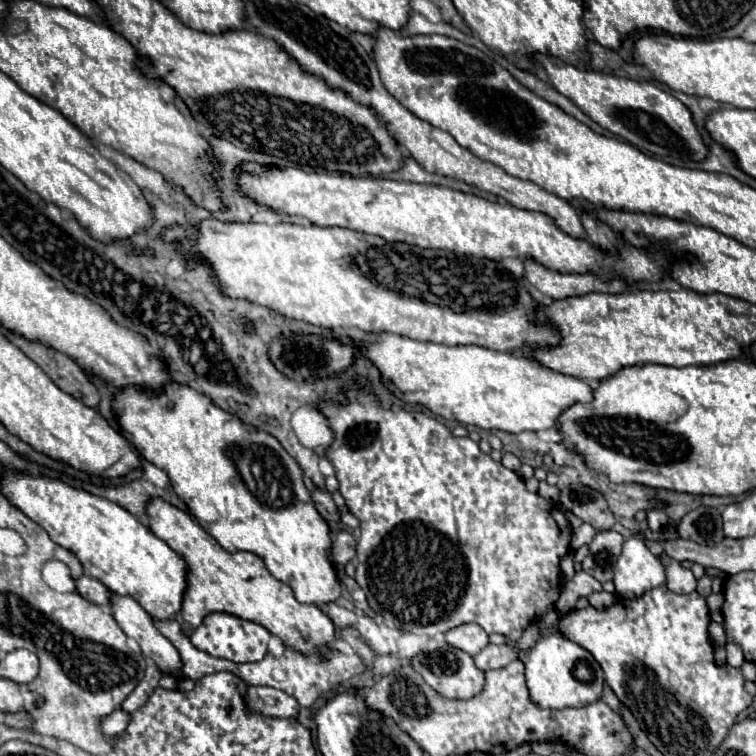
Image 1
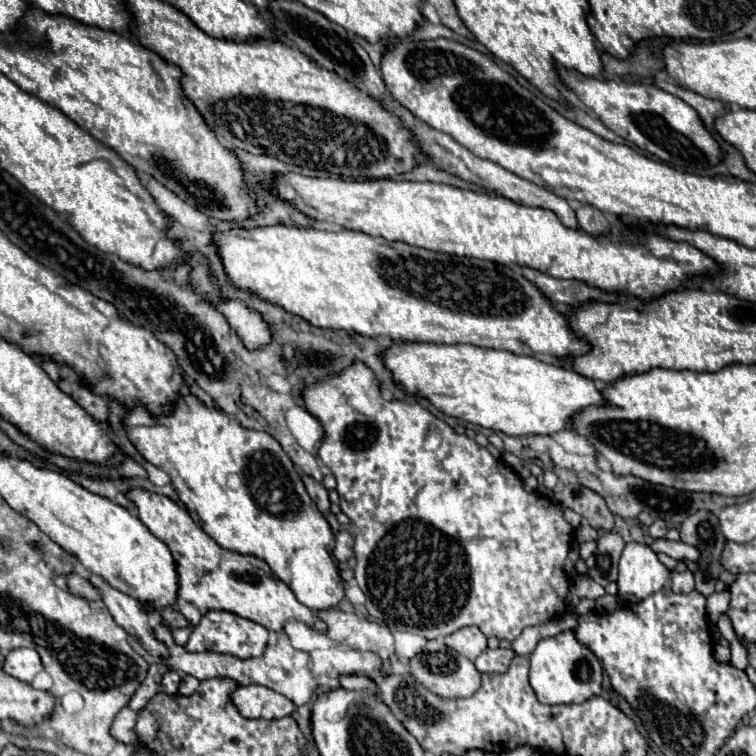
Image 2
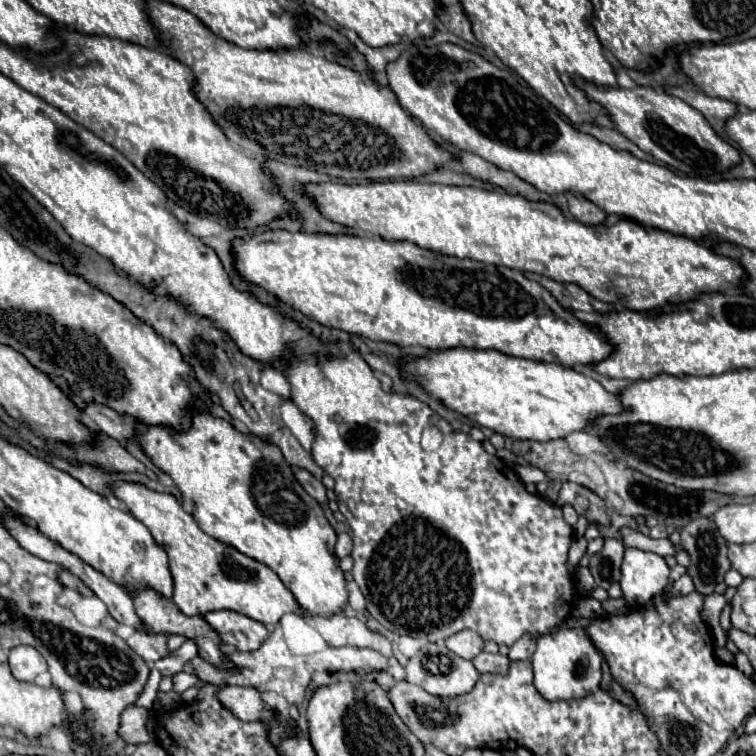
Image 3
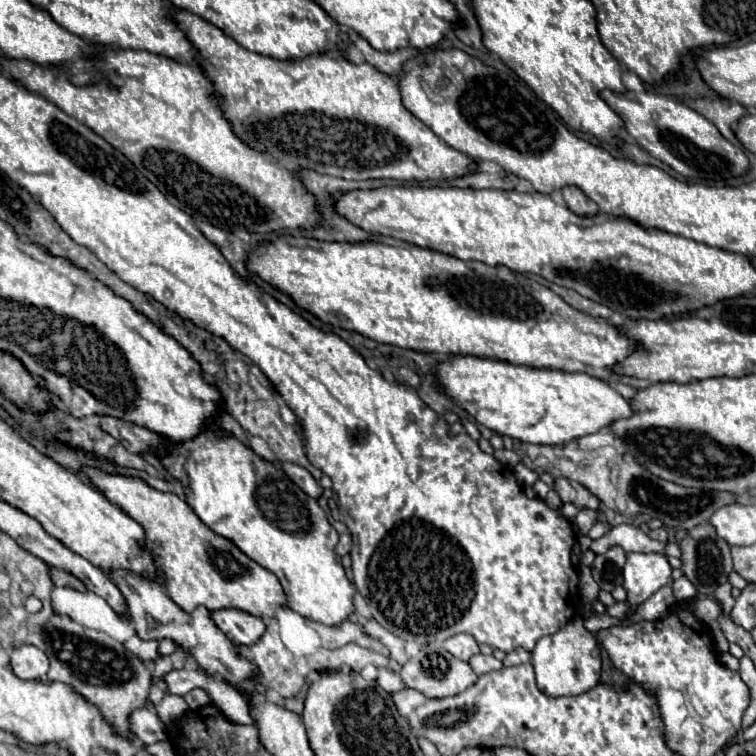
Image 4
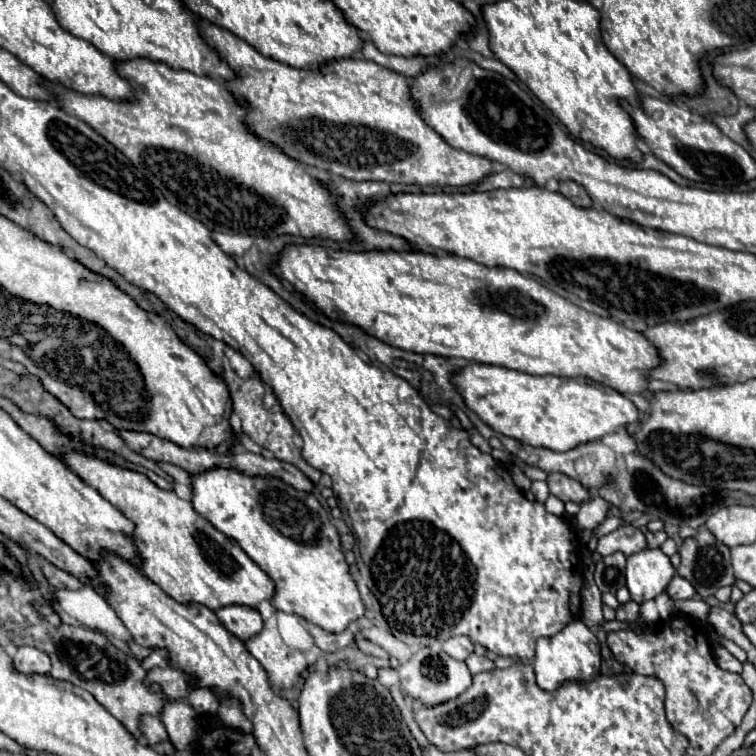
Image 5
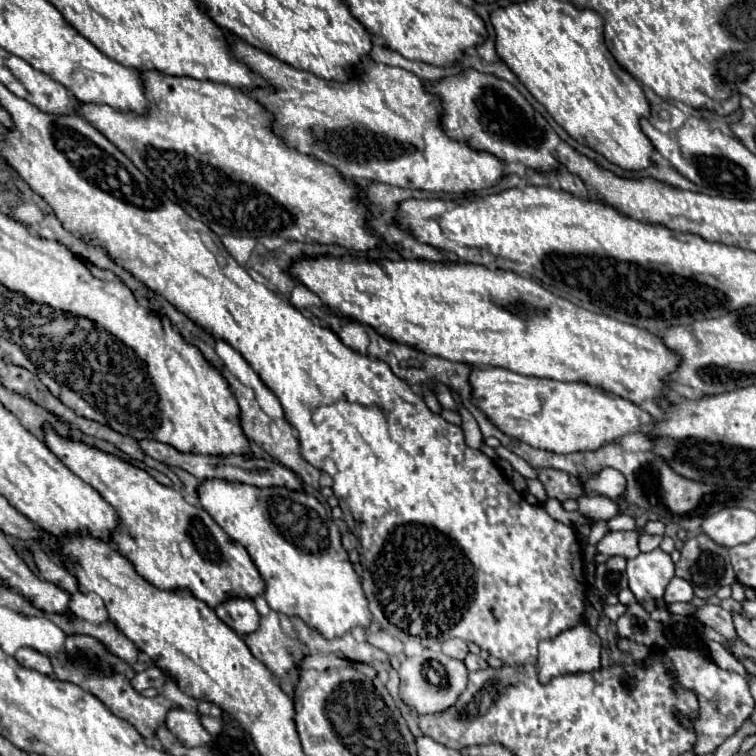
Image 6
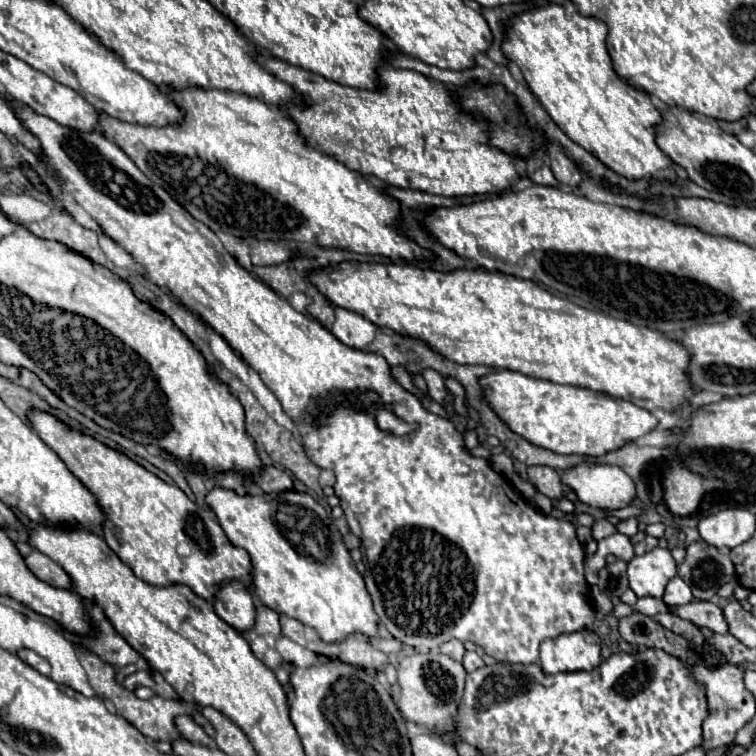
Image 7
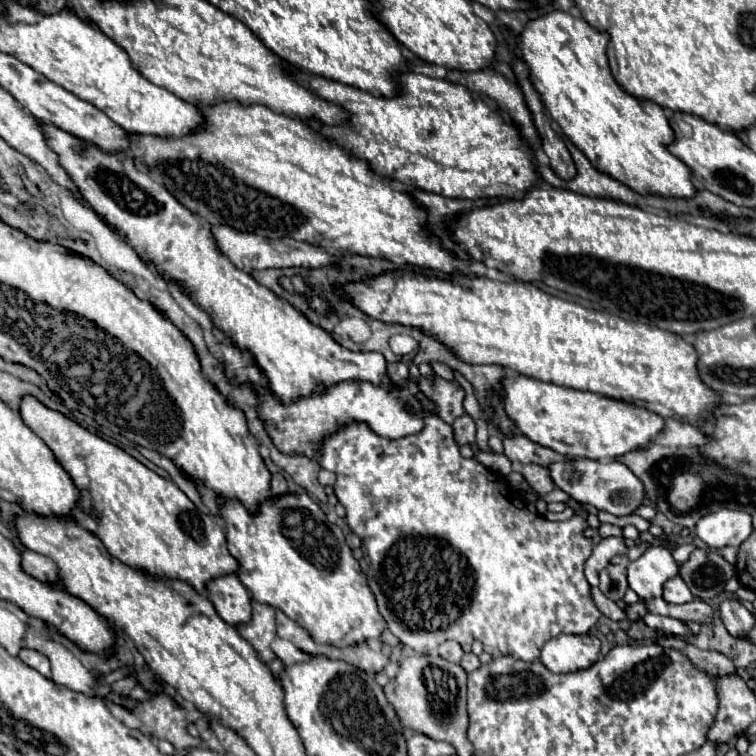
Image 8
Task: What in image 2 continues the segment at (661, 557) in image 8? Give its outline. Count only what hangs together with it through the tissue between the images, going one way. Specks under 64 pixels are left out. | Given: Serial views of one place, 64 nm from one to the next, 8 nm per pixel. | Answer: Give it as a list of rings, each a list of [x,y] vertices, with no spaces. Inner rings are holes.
[[[628,542],[624,546],[616,580],[622,600],[640,602],[666,586],[668,578],[668,568],[656,558],[650,546],[640,542]]]

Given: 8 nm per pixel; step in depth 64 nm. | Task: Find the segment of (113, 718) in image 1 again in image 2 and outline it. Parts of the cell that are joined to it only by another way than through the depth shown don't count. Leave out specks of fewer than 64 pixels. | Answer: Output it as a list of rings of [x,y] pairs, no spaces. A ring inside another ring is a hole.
[[[122,708],[112,722],[112,738],[116,738],[118,742],[124,742],[124,744],[136,742],[134,724],[136,724],[136,712],[130,708]]]

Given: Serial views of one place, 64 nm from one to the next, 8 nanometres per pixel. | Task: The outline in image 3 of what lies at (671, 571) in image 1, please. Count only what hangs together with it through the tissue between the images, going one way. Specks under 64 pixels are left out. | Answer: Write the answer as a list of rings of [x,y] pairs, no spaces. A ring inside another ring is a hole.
[[[684,574],[672,582],[672,594],[674,596],[684,596],[684,594],[690,594],[692,590],[694,590],[694,584],[692,584],[692,578],[688,574]]]

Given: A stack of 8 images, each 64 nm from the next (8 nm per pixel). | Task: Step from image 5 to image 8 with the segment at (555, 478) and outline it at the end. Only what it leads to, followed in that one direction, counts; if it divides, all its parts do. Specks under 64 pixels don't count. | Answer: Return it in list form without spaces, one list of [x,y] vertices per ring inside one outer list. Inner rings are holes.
[[[526,464],[524,466],[524,478],[526,478],[526,482],[530,482],[532,490],[540,496],[546,496],[548,492],[552,492],[556,488],[556,484],[552,484],[552,476],[548,476],[546,466]]]

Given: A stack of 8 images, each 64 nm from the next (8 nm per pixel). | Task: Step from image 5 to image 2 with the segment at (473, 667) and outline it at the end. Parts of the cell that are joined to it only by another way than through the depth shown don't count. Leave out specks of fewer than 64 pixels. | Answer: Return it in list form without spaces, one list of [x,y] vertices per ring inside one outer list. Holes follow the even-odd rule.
[[[486,648],[476,660],[476,668],[478,672],[506,672],[512,658],[514,658],[514,650],[512,648]]]

